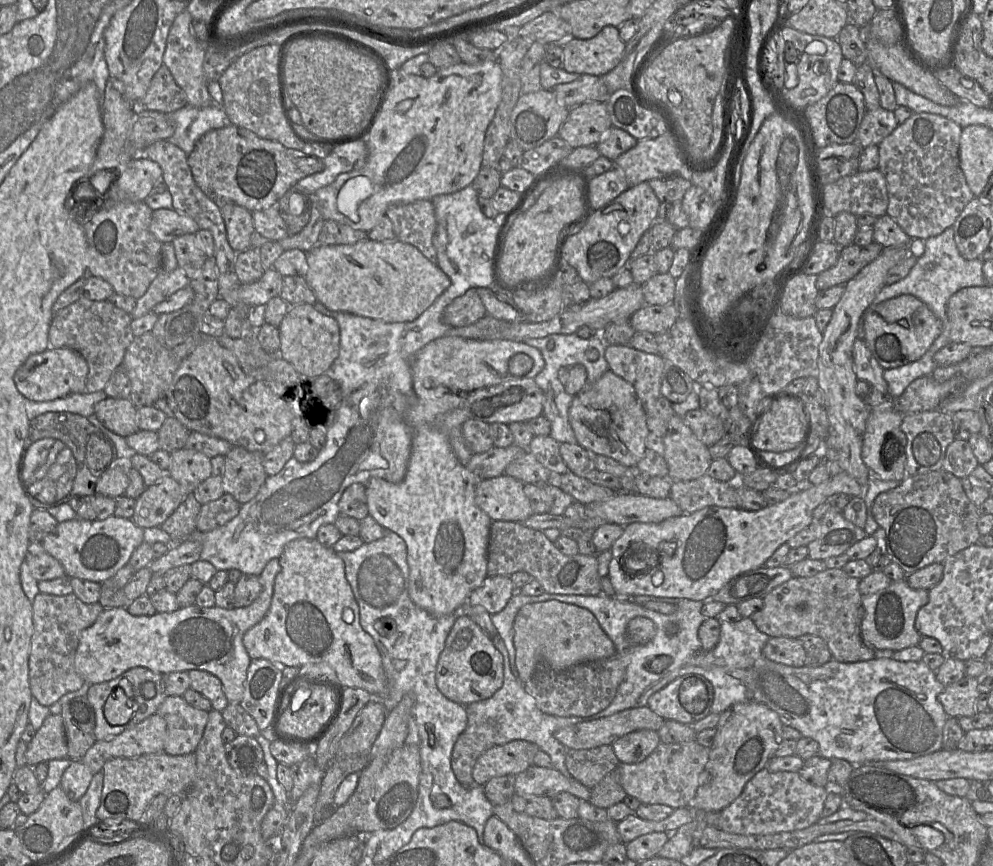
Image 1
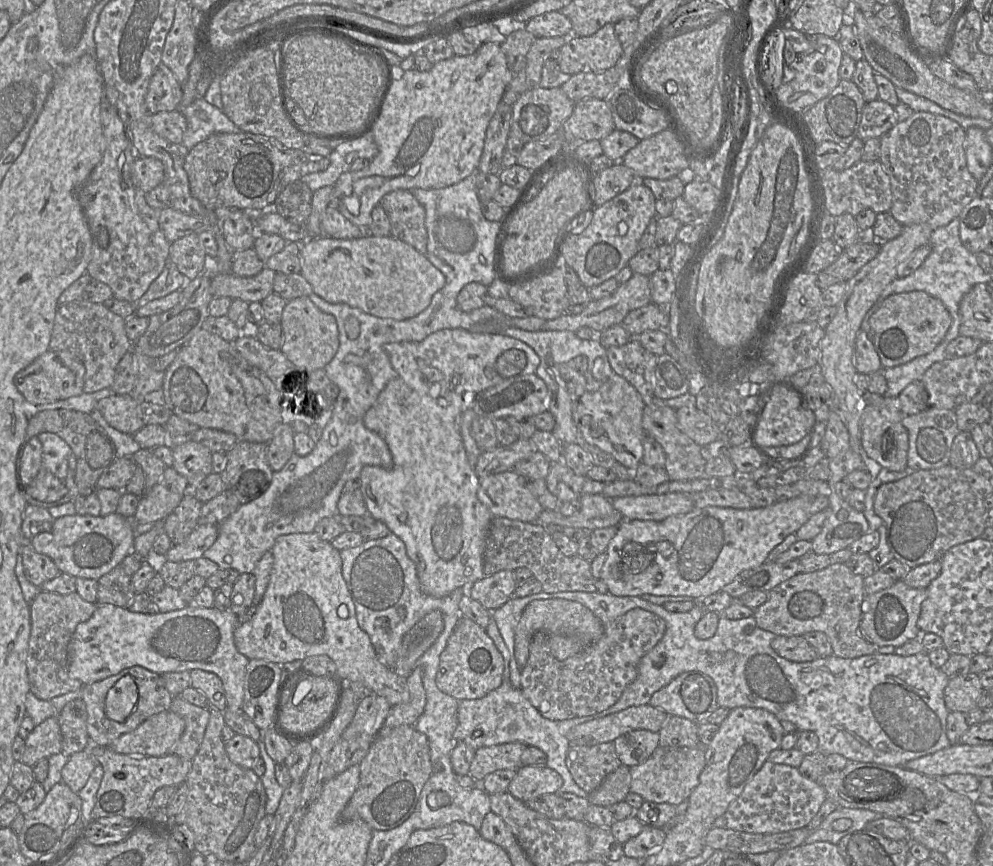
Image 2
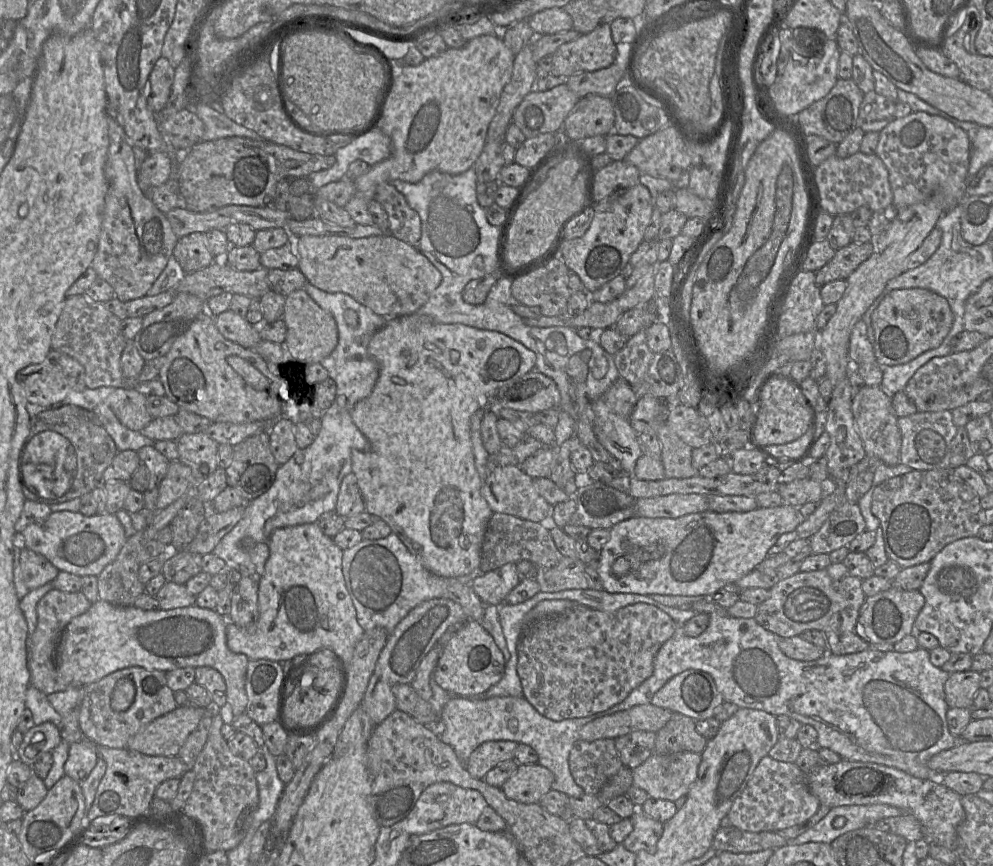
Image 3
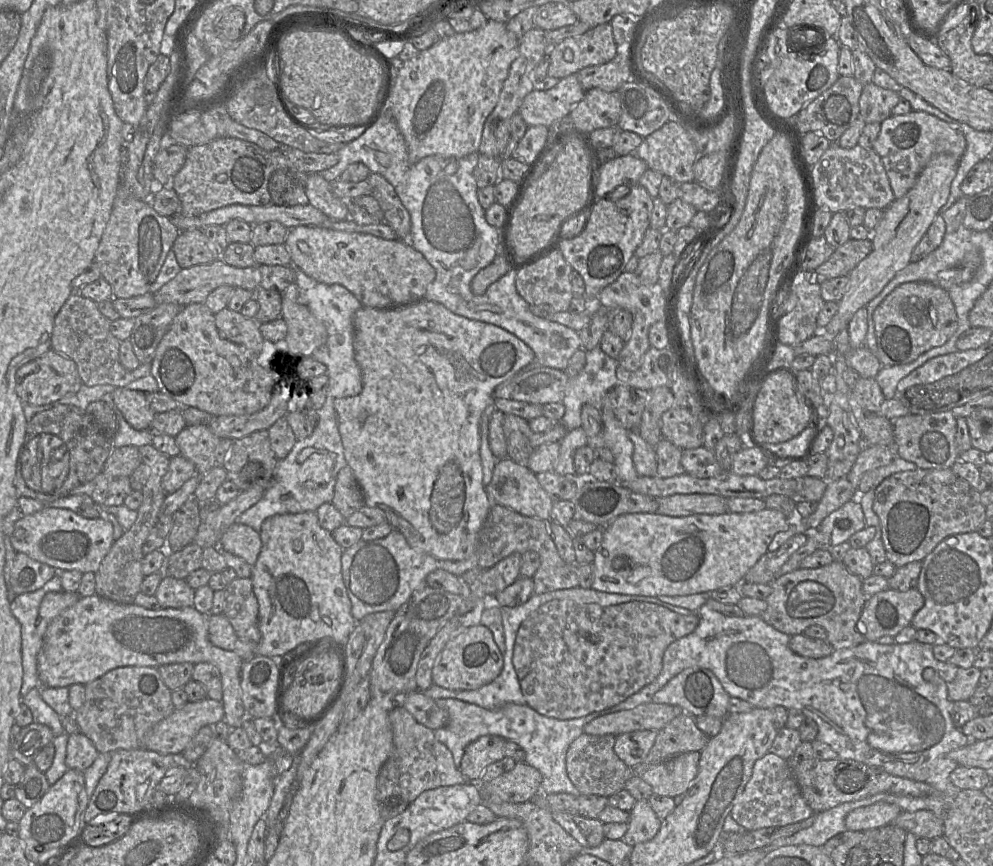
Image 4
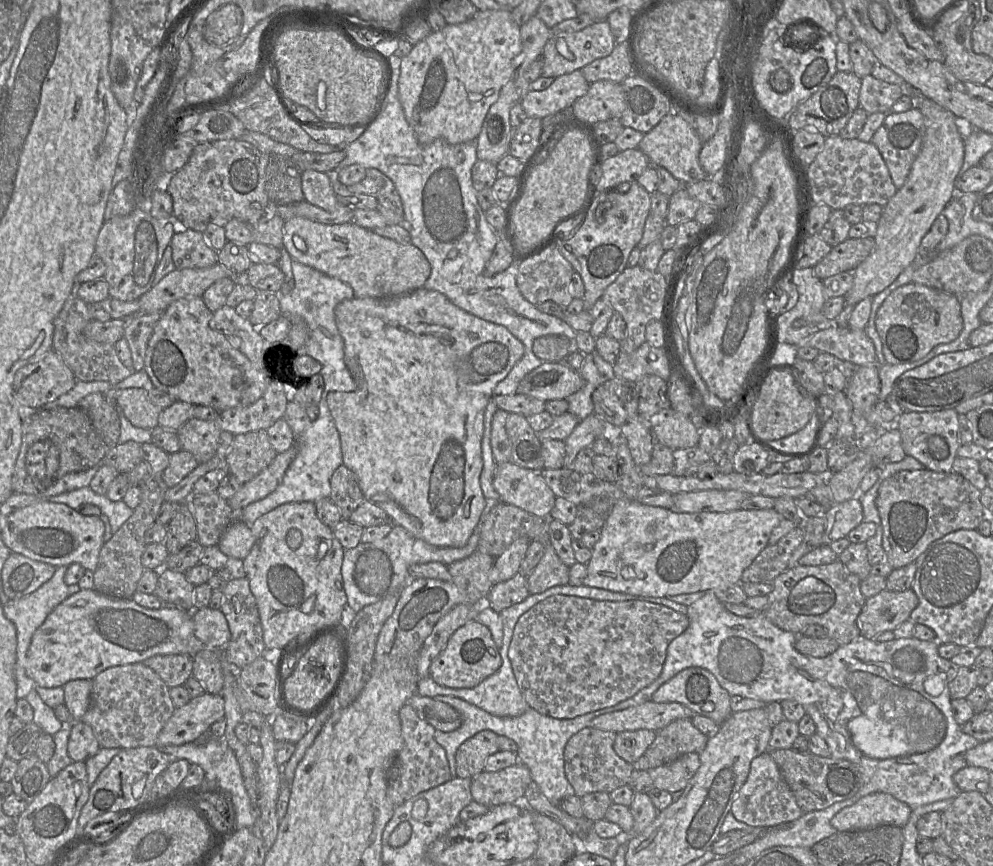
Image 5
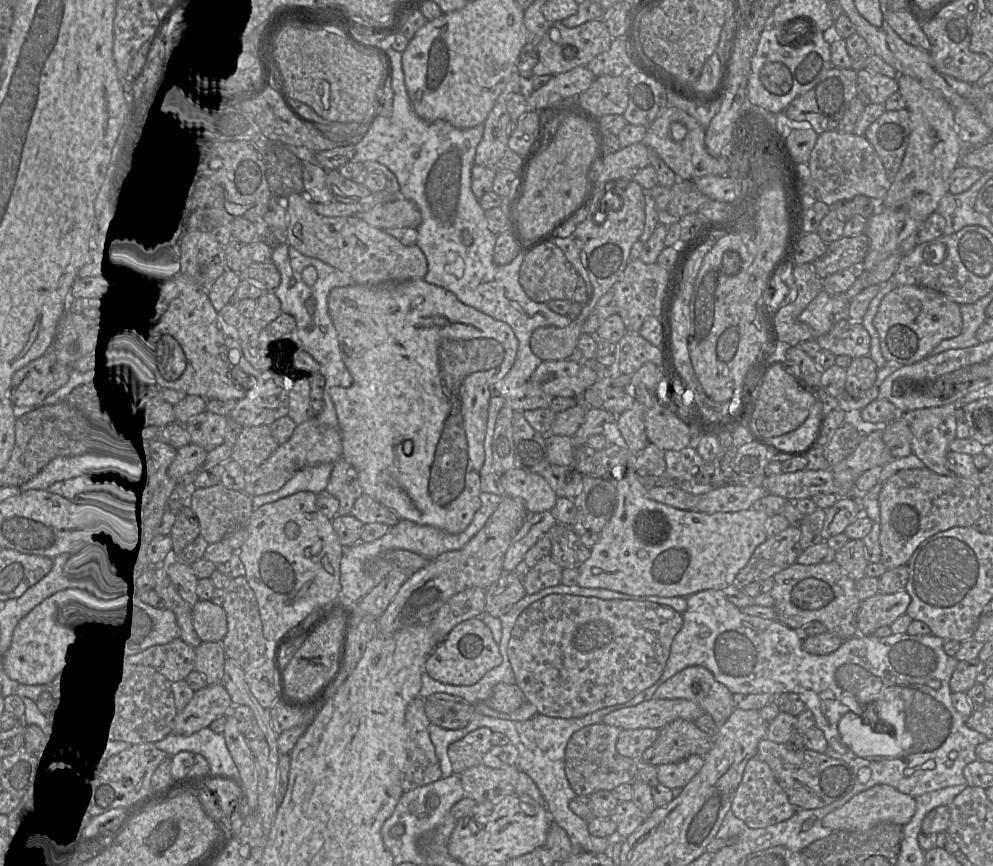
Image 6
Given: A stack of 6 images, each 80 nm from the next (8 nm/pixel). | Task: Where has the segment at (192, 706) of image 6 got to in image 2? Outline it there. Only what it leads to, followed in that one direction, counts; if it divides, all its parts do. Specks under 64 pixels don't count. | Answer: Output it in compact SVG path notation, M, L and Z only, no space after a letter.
M167 710L153 715L135 730L115 739L109 747L131 756L164 756L174 748L185 730L185 721Z

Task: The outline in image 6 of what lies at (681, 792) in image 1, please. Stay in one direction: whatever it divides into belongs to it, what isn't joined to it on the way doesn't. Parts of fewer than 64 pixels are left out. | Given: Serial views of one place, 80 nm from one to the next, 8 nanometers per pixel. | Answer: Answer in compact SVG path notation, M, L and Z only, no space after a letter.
M690 755L675 763L657 766L658 781L670 788L683 788L700 771L704 765L704 757Z

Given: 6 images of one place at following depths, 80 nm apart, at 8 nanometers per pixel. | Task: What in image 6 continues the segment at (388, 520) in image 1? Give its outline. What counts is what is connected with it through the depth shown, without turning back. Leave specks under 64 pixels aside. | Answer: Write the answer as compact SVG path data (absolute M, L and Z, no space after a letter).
M424 279L373 285L353 284L333 288L328 295L328 312L338 337L342 361L352 377L349 387L333 386L329 395L334 404L342 440L342 459L357 471L362 492L396 512L401 519L438 528L449 534L462 533L481 506L480 470L485 452L488 408L494 385L511 369L518 350L518 339L511 327L462 303L454 293Z

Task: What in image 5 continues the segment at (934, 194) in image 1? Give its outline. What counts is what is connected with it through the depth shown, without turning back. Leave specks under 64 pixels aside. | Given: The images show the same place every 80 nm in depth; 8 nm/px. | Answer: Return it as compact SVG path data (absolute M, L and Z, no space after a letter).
M919 109L889 112L871 142L879 150L896 189L905 183L917 157L924 133L924 117Z

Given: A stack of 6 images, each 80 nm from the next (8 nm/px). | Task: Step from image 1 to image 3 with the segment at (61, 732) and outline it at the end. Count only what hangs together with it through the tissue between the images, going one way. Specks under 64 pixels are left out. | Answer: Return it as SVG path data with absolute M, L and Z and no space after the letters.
M44 722L35 725L23 734L18 758L23 763L33 766L44 753L52 751L61 741L60 730L55 724Z

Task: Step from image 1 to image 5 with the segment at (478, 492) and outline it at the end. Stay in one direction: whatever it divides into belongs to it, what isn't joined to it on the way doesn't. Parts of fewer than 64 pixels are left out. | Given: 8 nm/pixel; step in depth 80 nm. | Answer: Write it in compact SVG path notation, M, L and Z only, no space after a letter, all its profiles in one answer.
M512 462L496 464L493 487L501 502L541 518L550 518L557 498L540 471L522 468Z

